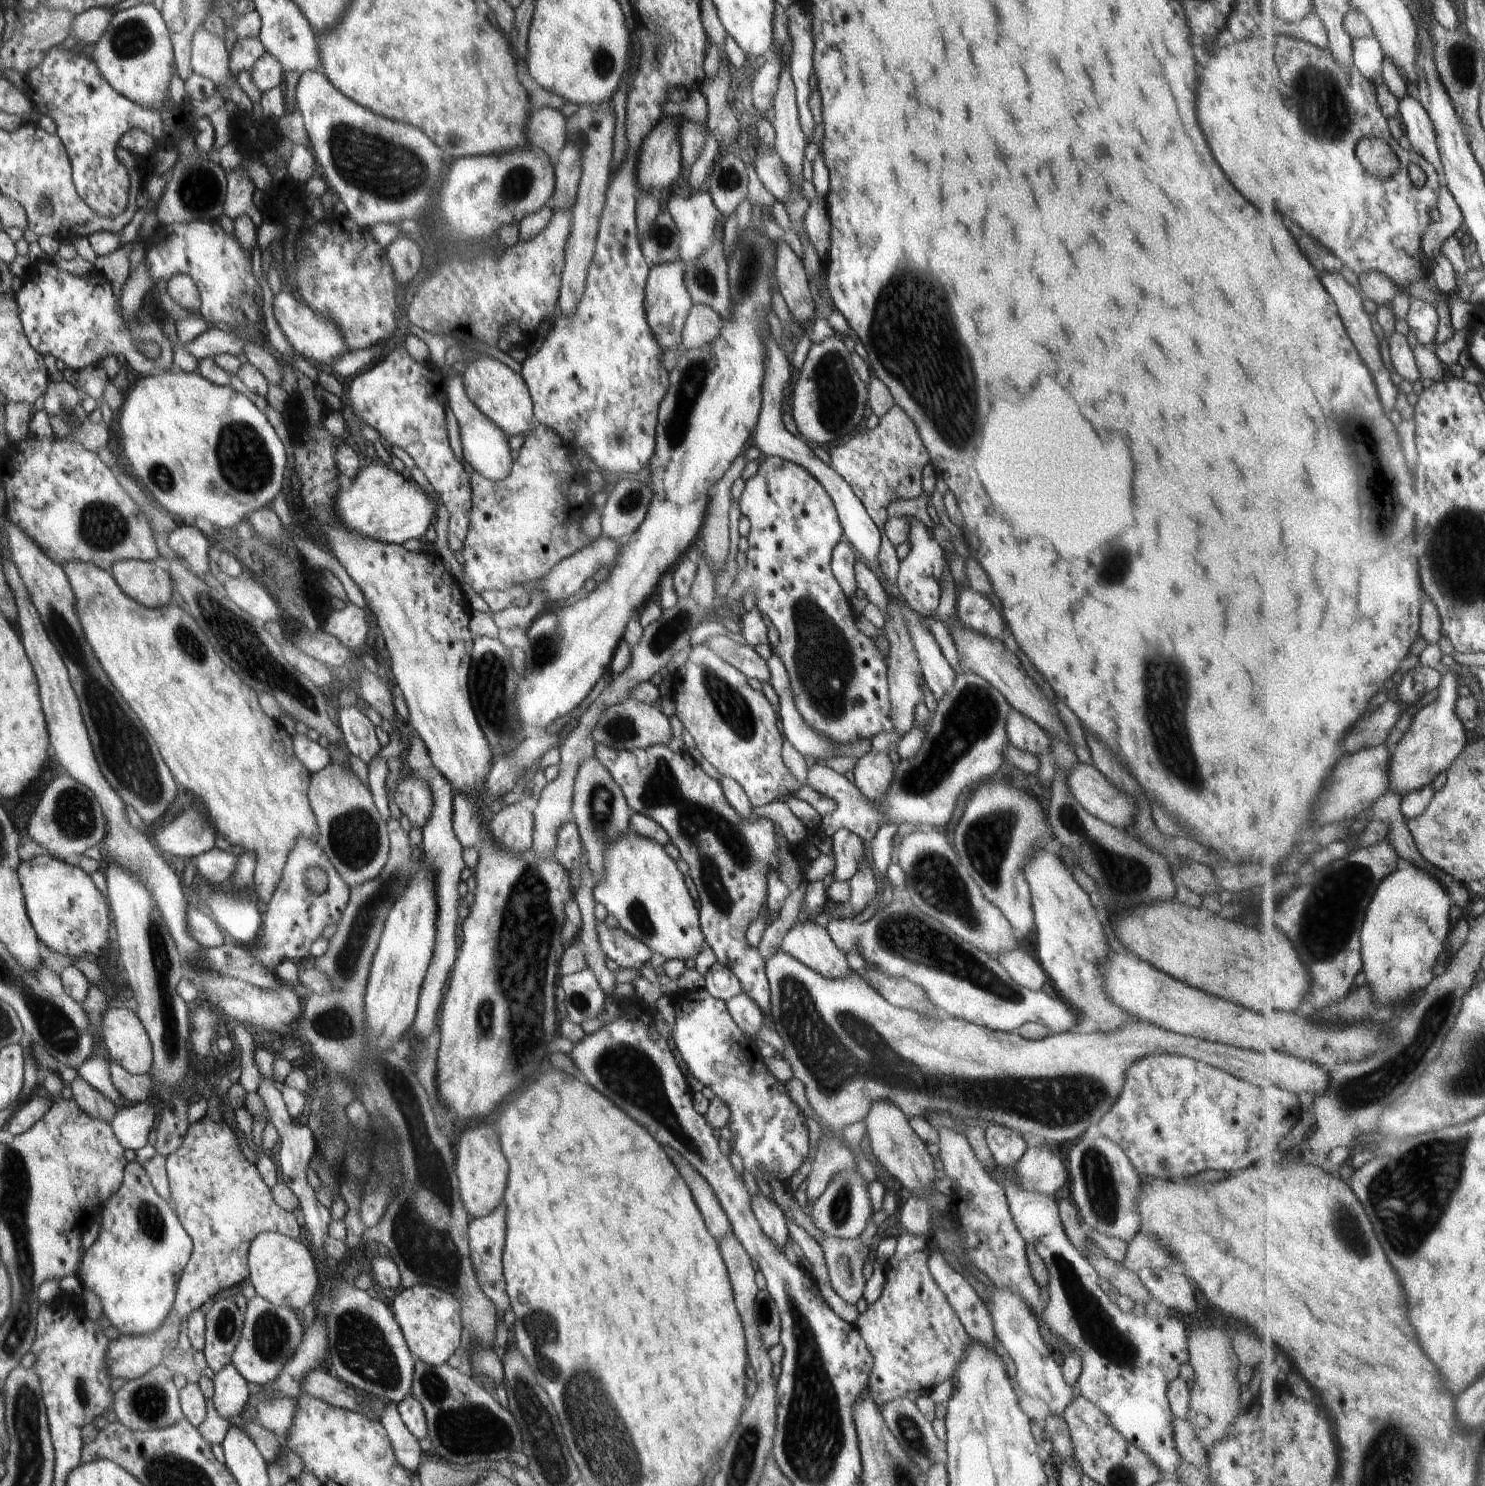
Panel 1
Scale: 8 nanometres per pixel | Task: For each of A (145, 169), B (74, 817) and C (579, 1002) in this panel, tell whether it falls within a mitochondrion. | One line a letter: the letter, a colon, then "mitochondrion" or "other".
A: other
B: mitochondrion
C: mitochondrion

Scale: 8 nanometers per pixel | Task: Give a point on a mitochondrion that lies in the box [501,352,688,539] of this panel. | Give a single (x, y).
(630, 500)

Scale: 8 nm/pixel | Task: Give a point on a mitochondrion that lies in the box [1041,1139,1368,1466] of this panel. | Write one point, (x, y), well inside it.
(1107, 1340)

